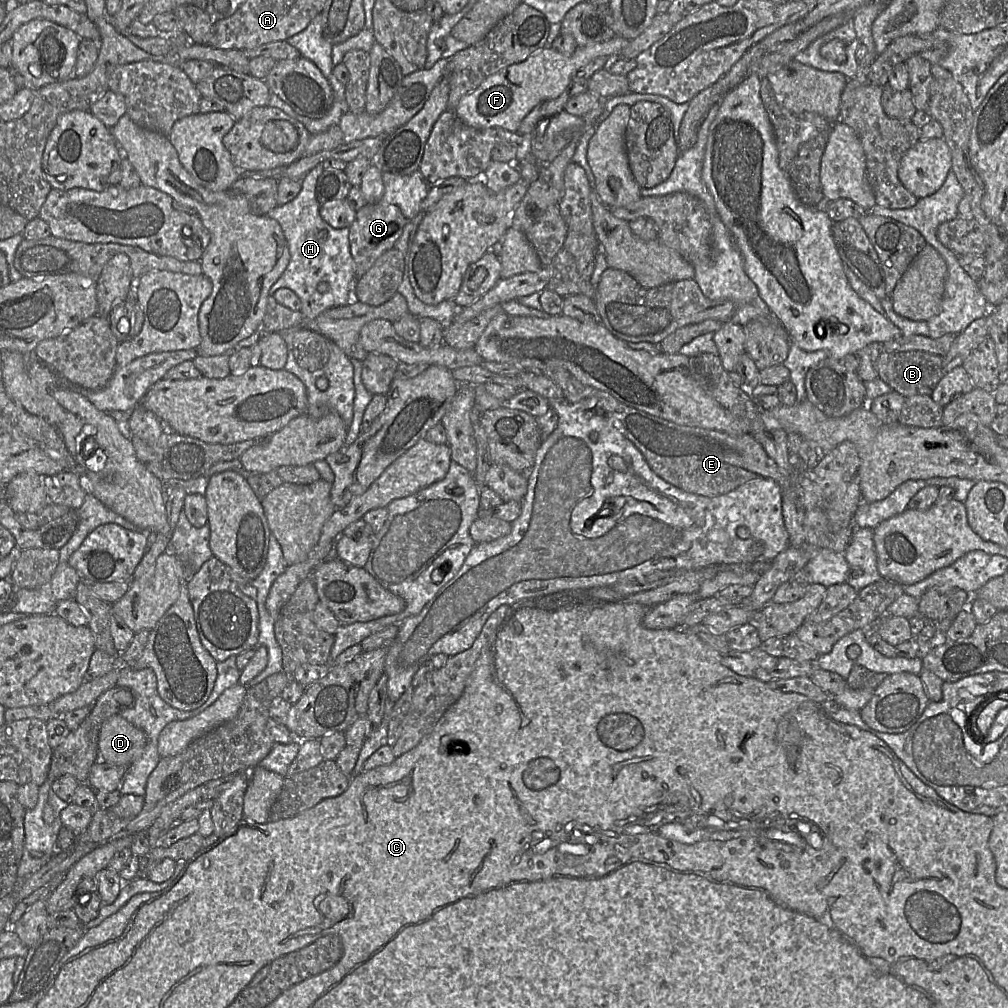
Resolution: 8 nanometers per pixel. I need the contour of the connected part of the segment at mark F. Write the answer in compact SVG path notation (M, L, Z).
M620 36L587 46L577 46L571 56L565 56L552 47L544 48L521 63L513 64L486 78L473 92L465 95L454 112L466 125L475 129L500 127L517 132L523 119L538 104L556 99L571 83L576 74L598 57L618 59L629 41Z

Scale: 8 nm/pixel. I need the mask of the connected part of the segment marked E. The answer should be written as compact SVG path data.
M557 370L549 378L562 389L569 403L577 403L587 397L600 400L595 408L608 419L612 419L613 415L620 421L622 433L642 452L650 468L667 482L687 492L719 496L759 477L773 479L781 490L789 487L790 474L776 464L751 433L733 436L717 430L673 423L627 406L607 392L584 385L565 370Z

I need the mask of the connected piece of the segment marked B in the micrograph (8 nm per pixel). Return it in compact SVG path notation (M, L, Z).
M881 351L877 369L879 378L905 398L931 395L946 374L943 357L925 351Z

